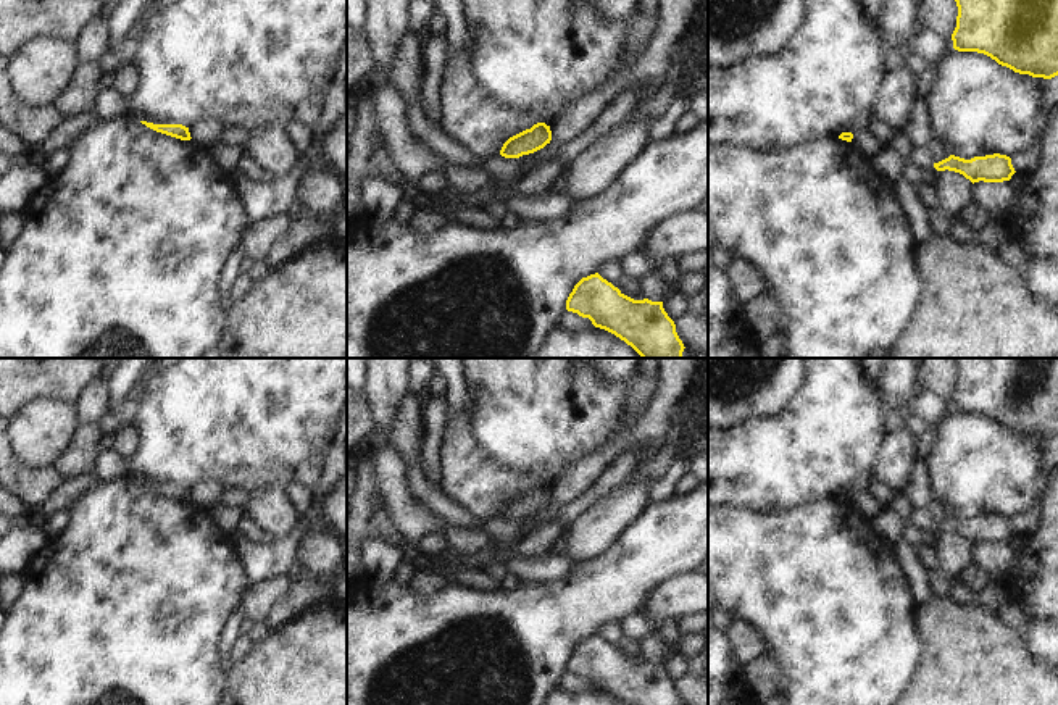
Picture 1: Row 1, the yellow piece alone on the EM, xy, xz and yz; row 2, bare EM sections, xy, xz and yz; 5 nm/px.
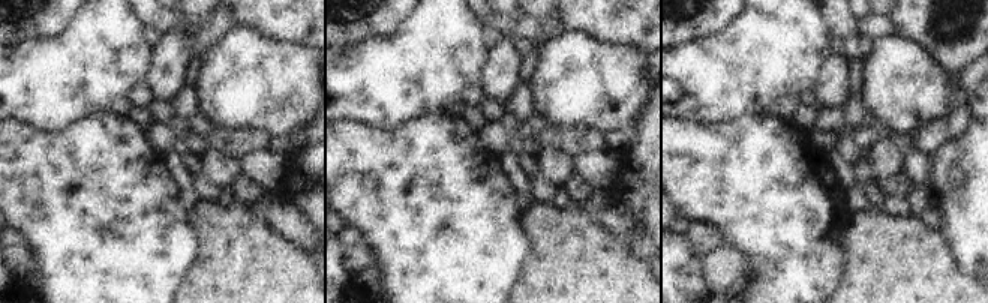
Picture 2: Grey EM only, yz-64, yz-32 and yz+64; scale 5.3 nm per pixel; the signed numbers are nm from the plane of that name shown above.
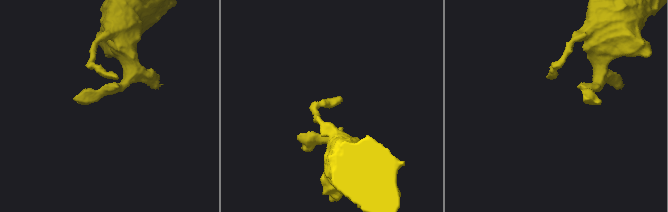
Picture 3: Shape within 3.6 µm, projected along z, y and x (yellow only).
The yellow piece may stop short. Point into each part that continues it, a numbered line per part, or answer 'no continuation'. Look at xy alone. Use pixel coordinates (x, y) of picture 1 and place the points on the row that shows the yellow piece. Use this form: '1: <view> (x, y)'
no continuation

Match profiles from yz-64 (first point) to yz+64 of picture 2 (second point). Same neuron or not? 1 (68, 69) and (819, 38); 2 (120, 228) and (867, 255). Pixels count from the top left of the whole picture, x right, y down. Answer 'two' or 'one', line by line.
1: one
2: two

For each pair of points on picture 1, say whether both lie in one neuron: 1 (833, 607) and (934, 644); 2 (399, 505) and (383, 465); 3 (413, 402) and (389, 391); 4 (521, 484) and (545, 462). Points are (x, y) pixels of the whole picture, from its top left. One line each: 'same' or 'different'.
1: different
2: same
3: different
4: different

